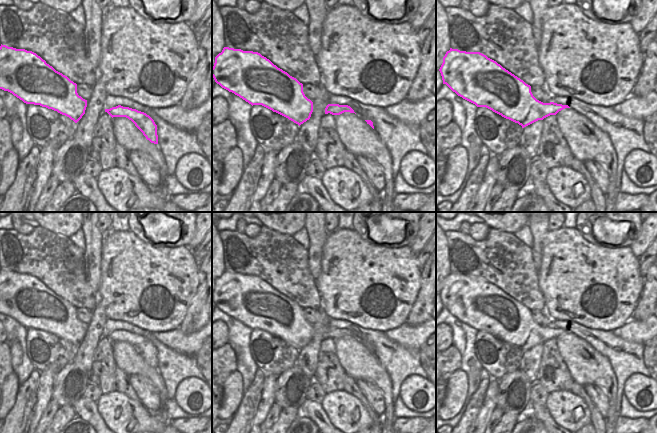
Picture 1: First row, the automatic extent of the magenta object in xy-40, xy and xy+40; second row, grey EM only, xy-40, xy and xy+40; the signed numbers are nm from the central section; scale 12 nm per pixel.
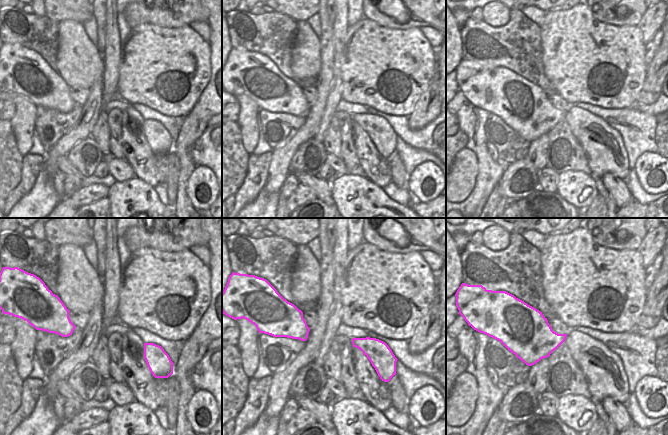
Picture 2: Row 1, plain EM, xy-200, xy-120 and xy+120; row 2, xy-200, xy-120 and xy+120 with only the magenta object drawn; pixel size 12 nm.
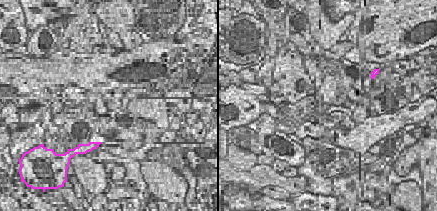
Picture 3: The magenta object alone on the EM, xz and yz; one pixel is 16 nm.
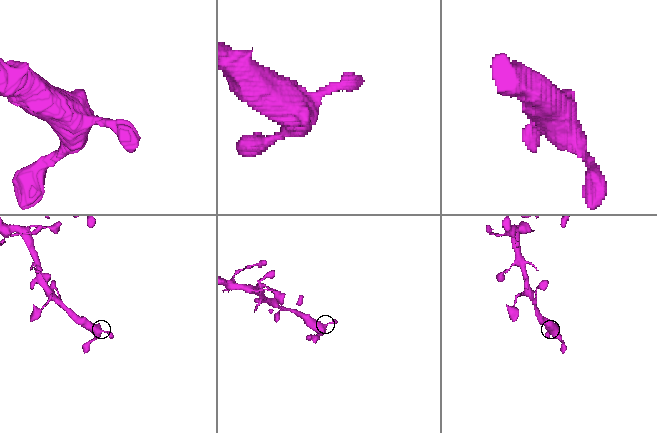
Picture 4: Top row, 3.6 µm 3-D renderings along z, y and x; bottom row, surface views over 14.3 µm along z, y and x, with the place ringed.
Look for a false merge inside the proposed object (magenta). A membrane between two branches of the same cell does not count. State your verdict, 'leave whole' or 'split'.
leave whole

